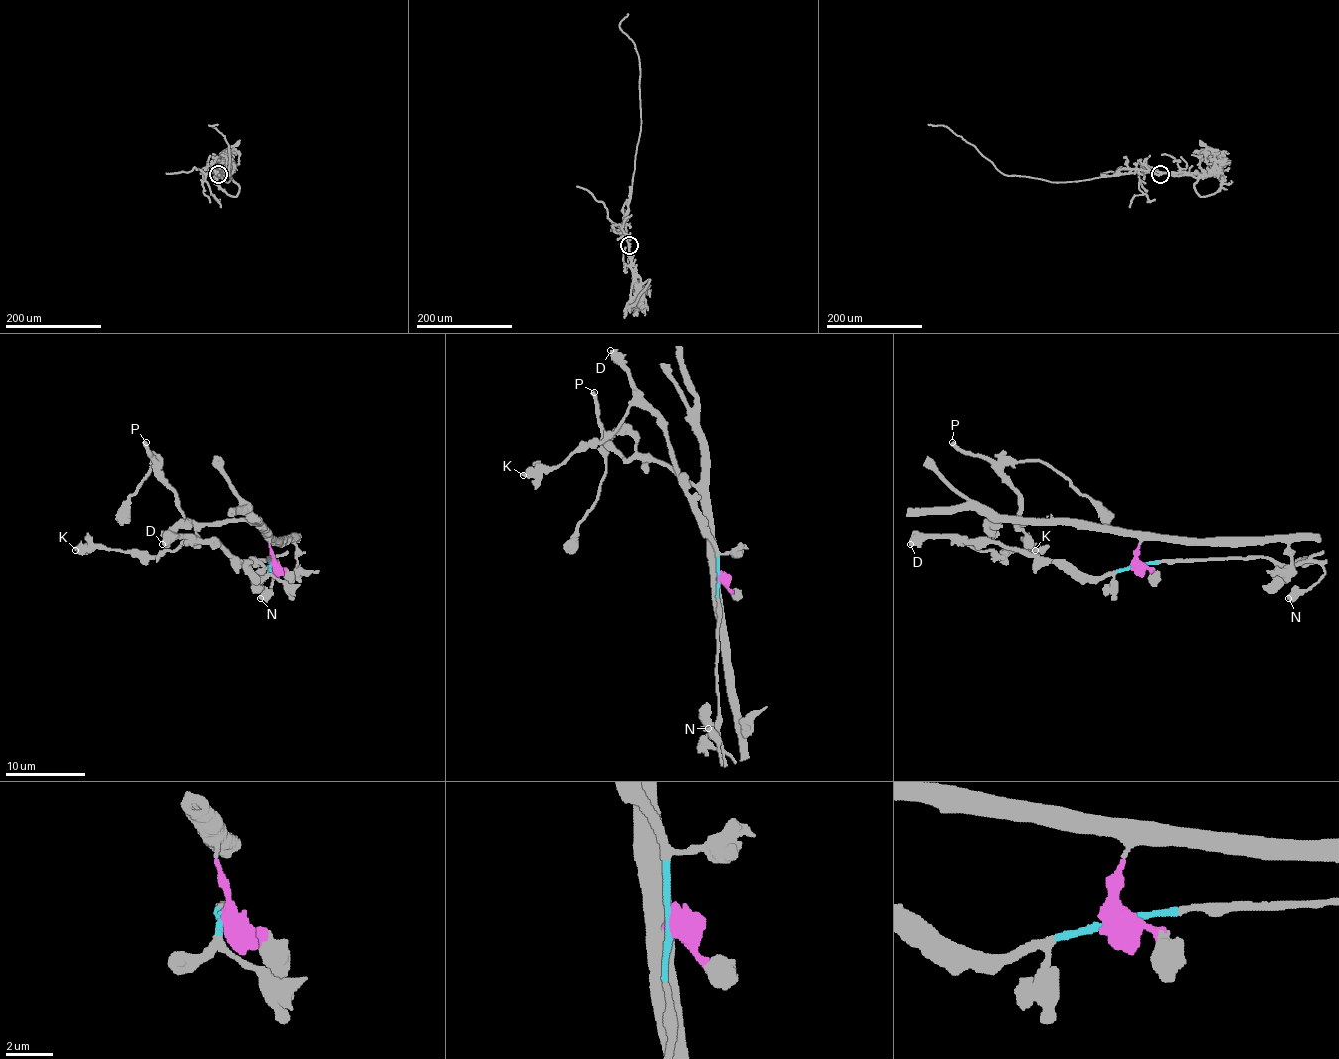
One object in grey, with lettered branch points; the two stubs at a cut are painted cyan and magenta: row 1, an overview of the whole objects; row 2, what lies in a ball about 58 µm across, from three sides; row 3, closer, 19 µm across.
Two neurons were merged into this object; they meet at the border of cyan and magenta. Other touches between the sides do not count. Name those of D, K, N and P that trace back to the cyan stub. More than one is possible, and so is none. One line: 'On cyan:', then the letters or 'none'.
On cyan: D, K, N

